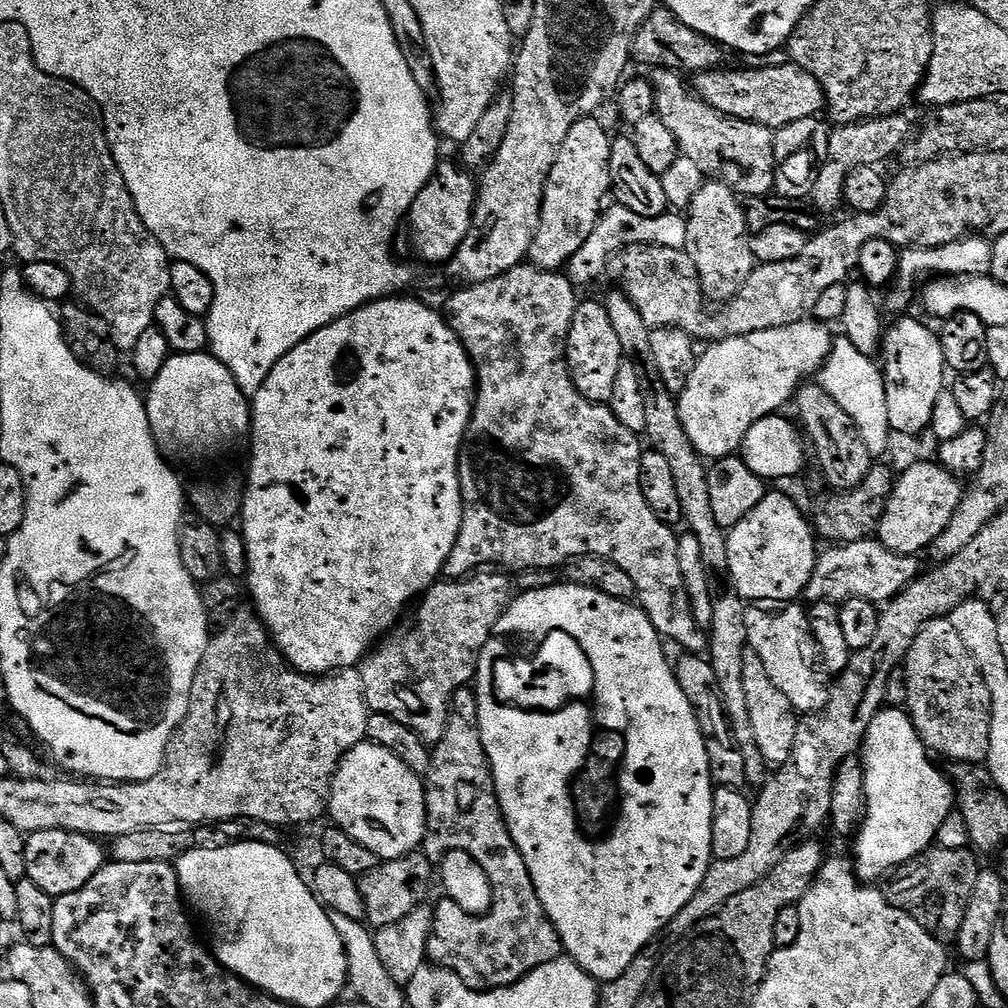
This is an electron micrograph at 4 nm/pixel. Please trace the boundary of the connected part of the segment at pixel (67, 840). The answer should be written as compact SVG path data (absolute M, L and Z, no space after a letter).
M42 830L31 833L24 841L26 878L53 898L82 890L82 886L86 886L86 882L90 882L90 878L94 878L94 874L98 874L98 870L106 863L106 848L100 844L103 843L99 839L81 832Z

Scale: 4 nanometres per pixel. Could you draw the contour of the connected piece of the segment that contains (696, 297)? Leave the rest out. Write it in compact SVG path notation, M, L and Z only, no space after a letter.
M650 244L624 247L610 260L611 274L616 279L615 287L634 302L648 328L681 328L694 338L720 338L724 327L718 318L700 320L700 275L685 249L666 249Z

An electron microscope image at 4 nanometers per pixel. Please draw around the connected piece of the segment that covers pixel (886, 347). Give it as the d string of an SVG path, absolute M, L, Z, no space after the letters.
M900 320L892 329L883 333L882 393L884 408L888 411L888 428L898 434L918 436L931 429L934 406L940 393L945 391L946 365L940 337L920 320Z

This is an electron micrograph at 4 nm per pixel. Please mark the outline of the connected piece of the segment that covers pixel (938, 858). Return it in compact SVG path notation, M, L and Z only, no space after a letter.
M933 846L927 852L920 853L911 863L900 865L895 875L887 881L889 884L883 885L882 891L898 910L910 914L910 918L914 918L923 928L931 929L937 937L955 937L962 926L974 882L982 871L981 865L976 865L976 859L977 853L968 848L946 850Z

